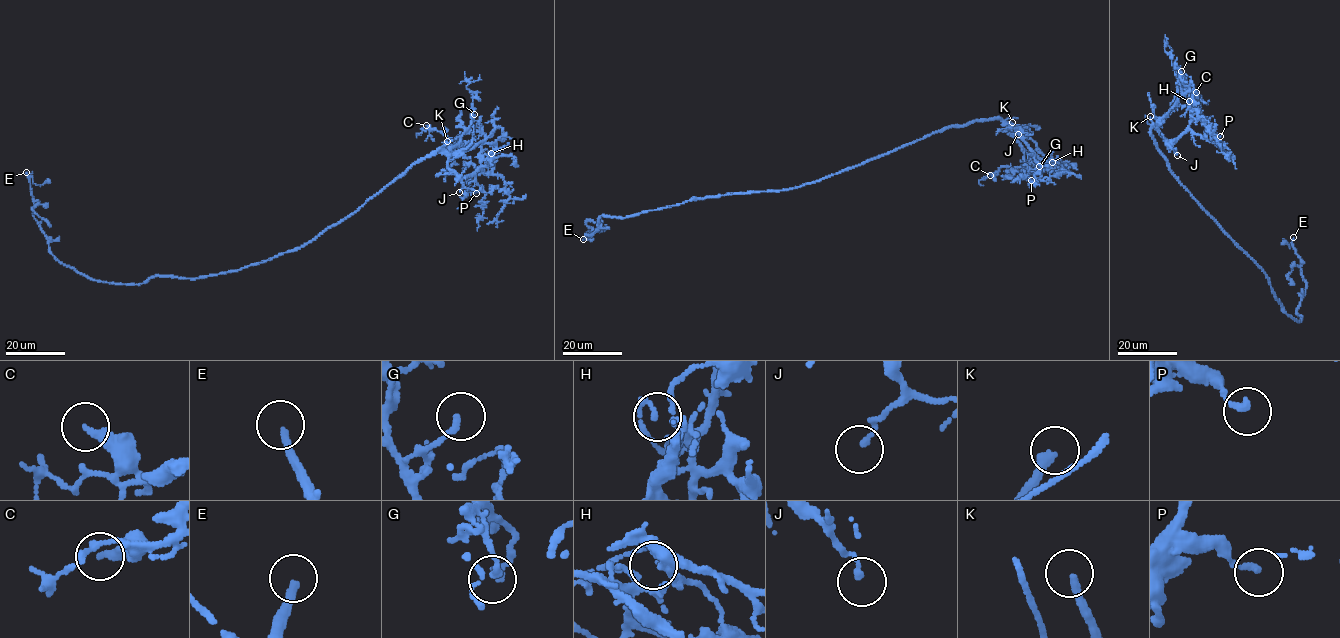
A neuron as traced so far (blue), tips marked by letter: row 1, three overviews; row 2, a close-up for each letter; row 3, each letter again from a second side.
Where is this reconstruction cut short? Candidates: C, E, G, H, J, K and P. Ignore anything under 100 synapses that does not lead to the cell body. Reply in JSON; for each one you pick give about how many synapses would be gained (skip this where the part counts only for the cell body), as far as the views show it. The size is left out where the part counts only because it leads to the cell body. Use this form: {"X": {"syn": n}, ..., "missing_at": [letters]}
{"missing_at": ["K"]}

